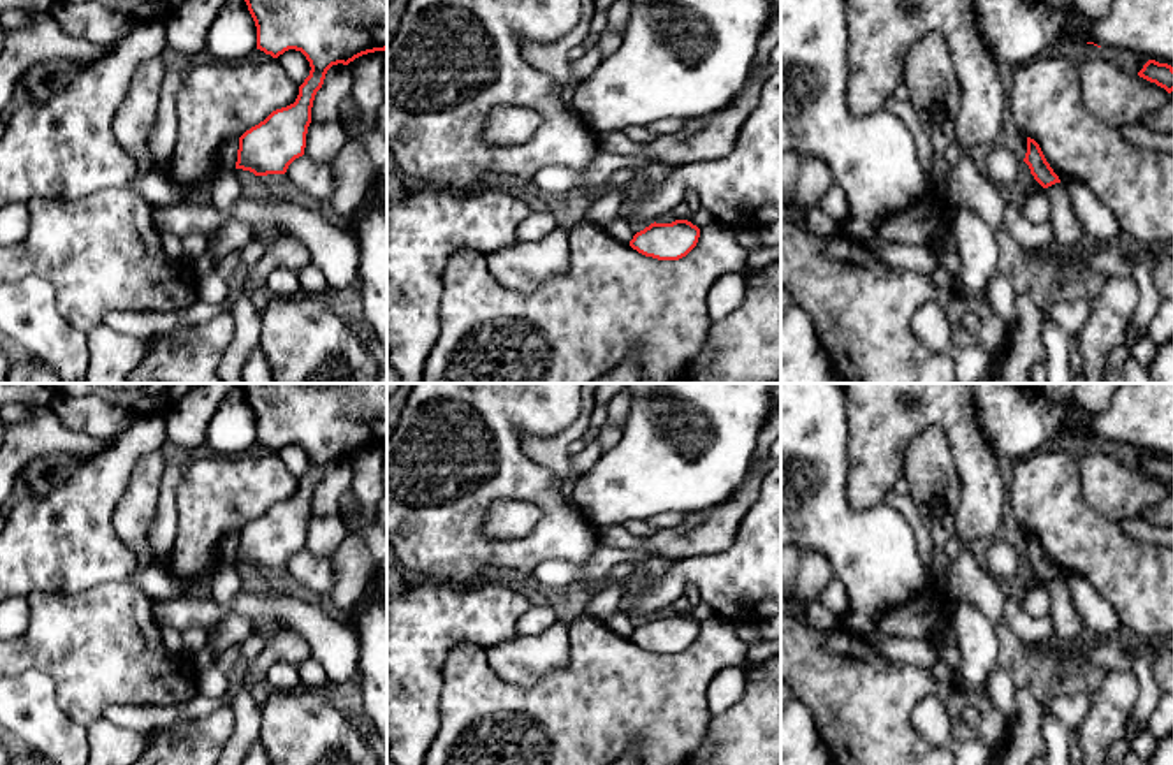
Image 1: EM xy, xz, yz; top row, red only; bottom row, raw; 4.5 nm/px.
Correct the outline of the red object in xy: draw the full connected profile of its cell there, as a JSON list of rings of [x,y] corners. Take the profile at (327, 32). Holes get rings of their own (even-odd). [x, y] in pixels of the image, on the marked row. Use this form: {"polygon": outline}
{"polygon": [[[244,0],[257,26],[257,49],[278,58],[288,49],[301,51],[310,62],[310,76],[299,86],[294,104],[273,111],[264,121],[251,127],[239,137],[236,169],[250,171],[255,176],[285,174],[288,165],[304,155],[306,134],[311,123],[311,107],[317,91],[322,88],[327,70],[332,65],[348,65],[355,58],[387,49],[387,0]]]}

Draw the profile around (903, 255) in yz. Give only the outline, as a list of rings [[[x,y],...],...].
[[[869,243],[874,257],[886,267],[913,269],[922,274],[932,274],[939,269],[939,253],[922,244],[909,243]]]

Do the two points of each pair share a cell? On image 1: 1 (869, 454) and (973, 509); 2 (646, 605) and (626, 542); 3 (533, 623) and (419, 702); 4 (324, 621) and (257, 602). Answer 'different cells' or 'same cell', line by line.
1: same cell
2: different cells
3: different cells
4: same cell

